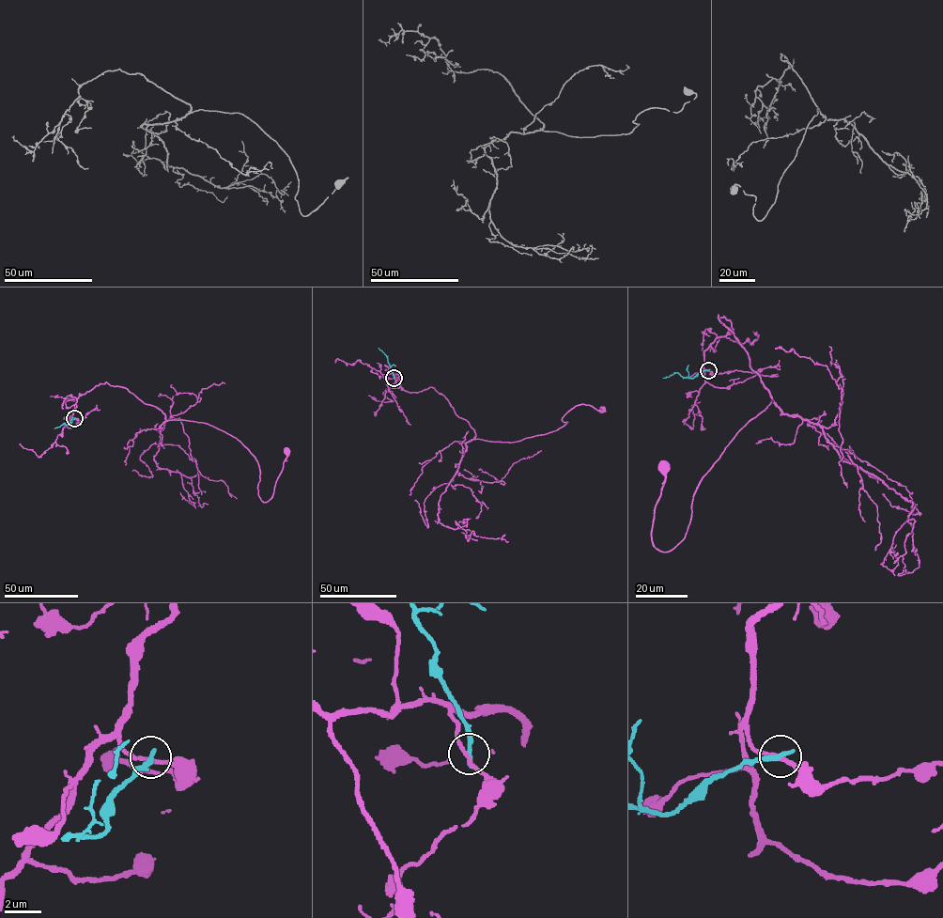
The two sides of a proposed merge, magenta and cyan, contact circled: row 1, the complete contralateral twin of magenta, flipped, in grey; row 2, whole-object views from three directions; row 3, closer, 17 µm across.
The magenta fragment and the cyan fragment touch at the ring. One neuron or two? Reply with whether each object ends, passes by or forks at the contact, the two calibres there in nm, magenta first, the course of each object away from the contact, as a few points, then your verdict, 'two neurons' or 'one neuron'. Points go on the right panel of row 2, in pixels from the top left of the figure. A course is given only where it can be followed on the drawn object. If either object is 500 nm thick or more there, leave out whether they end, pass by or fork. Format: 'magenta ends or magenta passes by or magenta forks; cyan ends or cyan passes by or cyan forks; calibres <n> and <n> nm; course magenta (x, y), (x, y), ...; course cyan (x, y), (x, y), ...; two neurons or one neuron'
magenta passes by; cyan ends; calibres 200 and 300 nm; course magenta (707, 370), (734, 329), (718, 315), (773, 400), (663, 552), (664, 465); course cyan (707, 370), (691, 378), (674, 372), (663, 378); two neurons

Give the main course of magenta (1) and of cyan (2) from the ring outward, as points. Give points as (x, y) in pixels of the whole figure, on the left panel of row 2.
1: (74, 418), (79, 396), (107, 382), (166, 420), (212, 426), (255, 458), (264, 502), (285, 450)
2: (74, 418), (70, 425), (64, 423), (54, 428)

